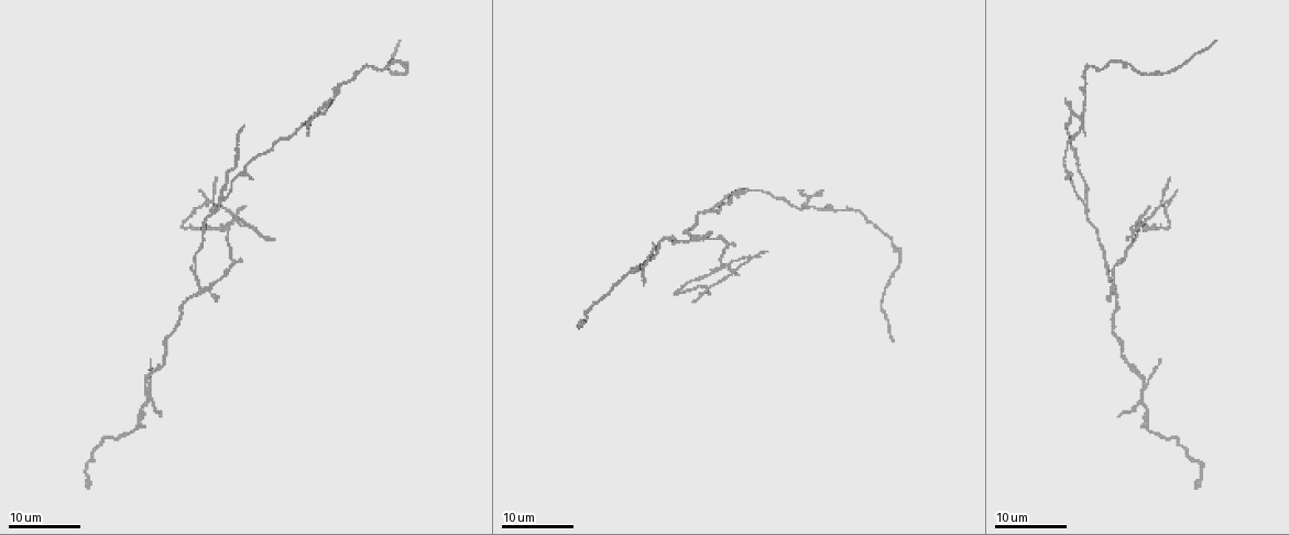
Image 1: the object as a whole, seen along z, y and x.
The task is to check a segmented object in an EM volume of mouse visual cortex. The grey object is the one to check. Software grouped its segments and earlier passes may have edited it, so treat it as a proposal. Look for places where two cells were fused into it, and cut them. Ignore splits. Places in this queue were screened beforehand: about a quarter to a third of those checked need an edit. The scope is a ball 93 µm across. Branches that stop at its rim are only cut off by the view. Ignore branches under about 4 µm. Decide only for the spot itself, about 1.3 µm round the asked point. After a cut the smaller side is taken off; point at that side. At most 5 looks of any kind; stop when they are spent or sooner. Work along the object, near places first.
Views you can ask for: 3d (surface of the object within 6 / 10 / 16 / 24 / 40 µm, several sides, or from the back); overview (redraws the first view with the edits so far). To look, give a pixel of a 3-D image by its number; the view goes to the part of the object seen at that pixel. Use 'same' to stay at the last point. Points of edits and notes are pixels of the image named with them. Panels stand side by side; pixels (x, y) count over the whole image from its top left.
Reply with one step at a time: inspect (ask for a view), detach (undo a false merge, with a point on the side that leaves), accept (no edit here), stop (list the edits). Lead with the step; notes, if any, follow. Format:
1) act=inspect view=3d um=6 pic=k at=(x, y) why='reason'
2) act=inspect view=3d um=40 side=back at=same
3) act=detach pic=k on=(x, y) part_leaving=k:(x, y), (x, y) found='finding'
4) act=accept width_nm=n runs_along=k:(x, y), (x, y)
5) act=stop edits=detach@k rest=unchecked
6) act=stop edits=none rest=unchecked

act=inspect view=3d um=16 pic=1 at=(257, 230) why='abrupt turn'

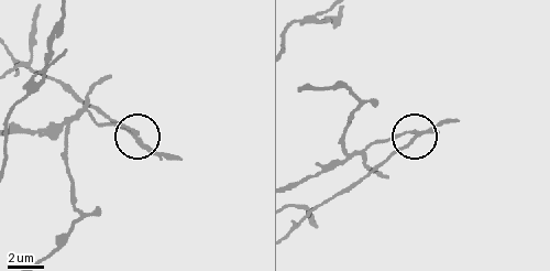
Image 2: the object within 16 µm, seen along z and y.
act=inspect view=3d um=6 pic=2 at=(133, 136)

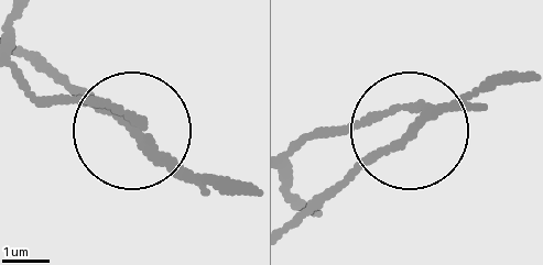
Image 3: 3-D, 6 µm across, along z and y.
act=detach pic=3 on=(392, 142) part_leaving=3:(438, 110), (289, 224) found='two cells meet here'

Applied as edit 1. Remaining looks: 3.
act=inspect view=overview

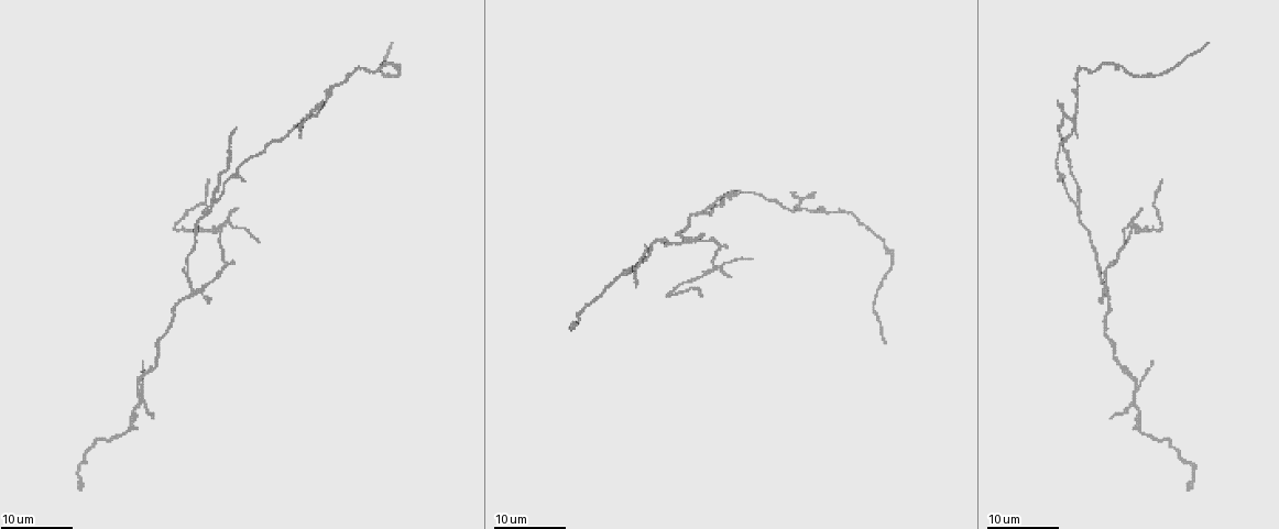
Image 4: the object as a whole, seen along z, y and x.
act=inspect view=3d um=24 pic=4 at=(214, 201) why='small branch off a trunk'

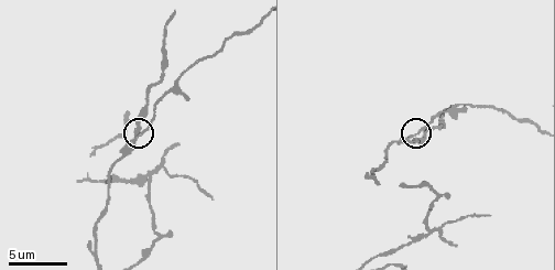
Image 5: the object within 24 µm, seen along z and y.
act=inspect view=3d um=10 pic=5 at=(142, 135)

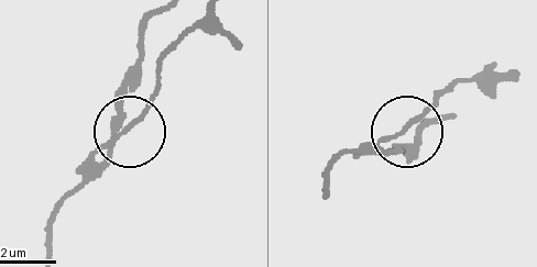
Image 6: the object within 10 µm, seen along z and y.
act=accept side_arm_um=58 runs_along=6:(119, 132), (145, 111), (160, 78) found='all the same cell'

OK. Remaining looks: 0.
act=stop edits=detach@3 rest=unchecked

